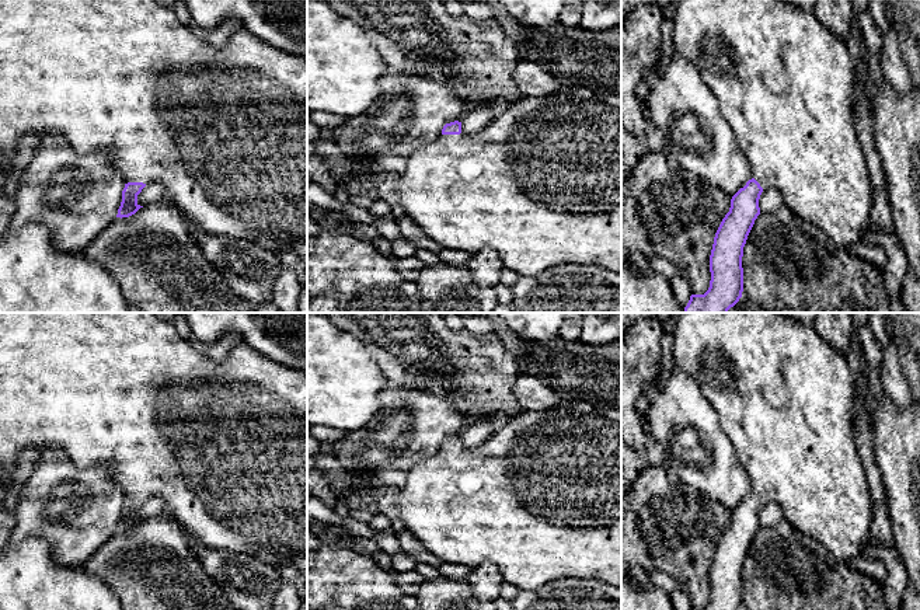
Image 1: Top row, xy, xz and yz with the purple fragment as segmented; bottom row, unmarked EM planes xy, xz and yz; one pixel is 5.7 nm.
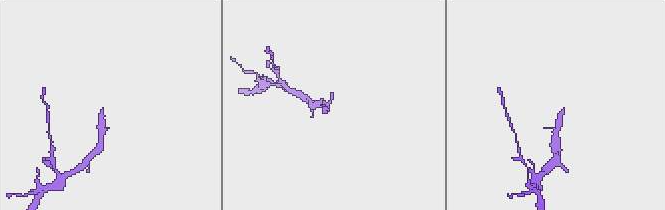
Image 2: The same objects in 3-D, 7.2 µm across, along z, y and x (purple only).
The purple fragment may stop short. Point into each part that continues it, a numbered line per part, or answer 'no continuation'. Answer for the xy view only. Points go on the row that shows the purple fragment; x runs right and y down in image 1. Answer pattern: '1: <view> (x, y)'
1: xy (223, 129)

